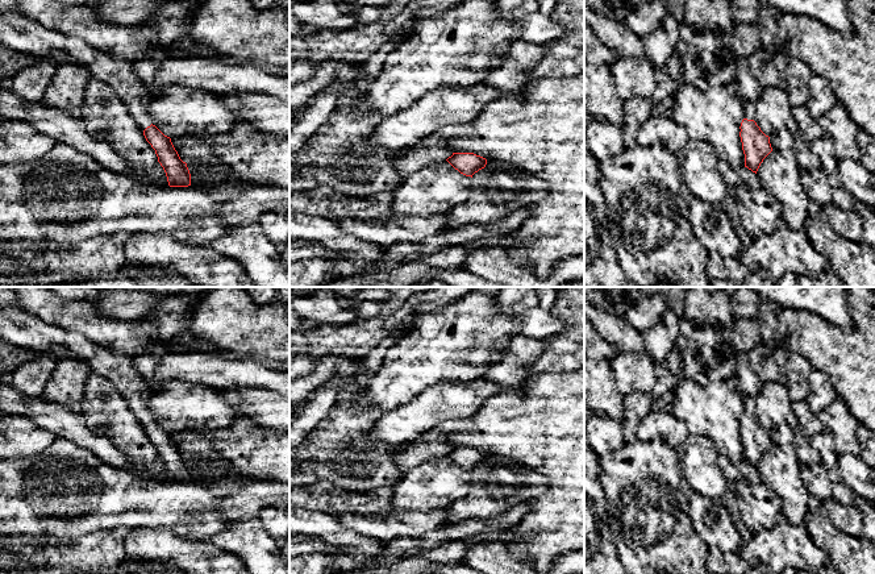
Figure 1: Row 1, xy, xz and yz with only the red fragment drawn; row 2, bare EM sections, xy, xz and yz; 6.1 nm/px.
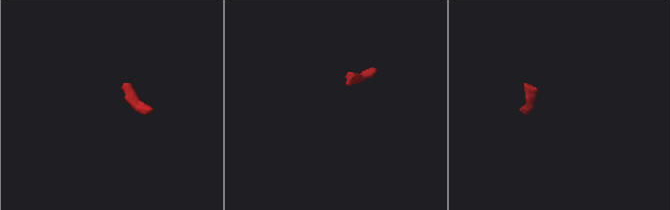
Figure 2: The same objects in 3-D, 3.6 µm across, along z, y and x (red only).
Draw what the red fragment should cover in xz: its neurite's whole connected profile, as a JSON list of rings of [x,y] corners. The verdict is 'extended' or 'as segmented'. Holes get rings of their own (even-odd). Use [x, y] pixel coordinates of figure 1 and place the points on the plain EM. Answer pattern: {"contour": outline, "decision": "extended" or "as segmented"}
{"contour": [[[453,448],[446,454],[455,465],[466,471],[471,471],[479,465],[484,463],[487,454],[474,448]]], "decision": "as segmented"}

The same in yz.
{"contour": [[[742,396],[745,413],[741,417],[741,437],[745,449],[745,462],[757,469],[763,454],[772,446],[770,432],[754,416],[755,396]]], "decision": "extended"}

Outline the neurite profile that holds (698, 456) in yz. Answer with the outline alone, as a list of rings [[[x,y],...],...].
[[[688,434],[676,448],[676,454],[683,477],[693,492],[720,500],[730,484],[718,466],[713,441]]]

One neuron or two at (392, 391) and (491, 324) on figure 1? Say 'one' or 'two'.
one

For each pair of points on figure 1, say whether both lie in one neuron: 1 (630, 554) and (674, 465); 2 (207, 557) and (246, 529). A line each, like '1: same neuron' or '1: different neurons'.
1: same neuron
2: different neurons

